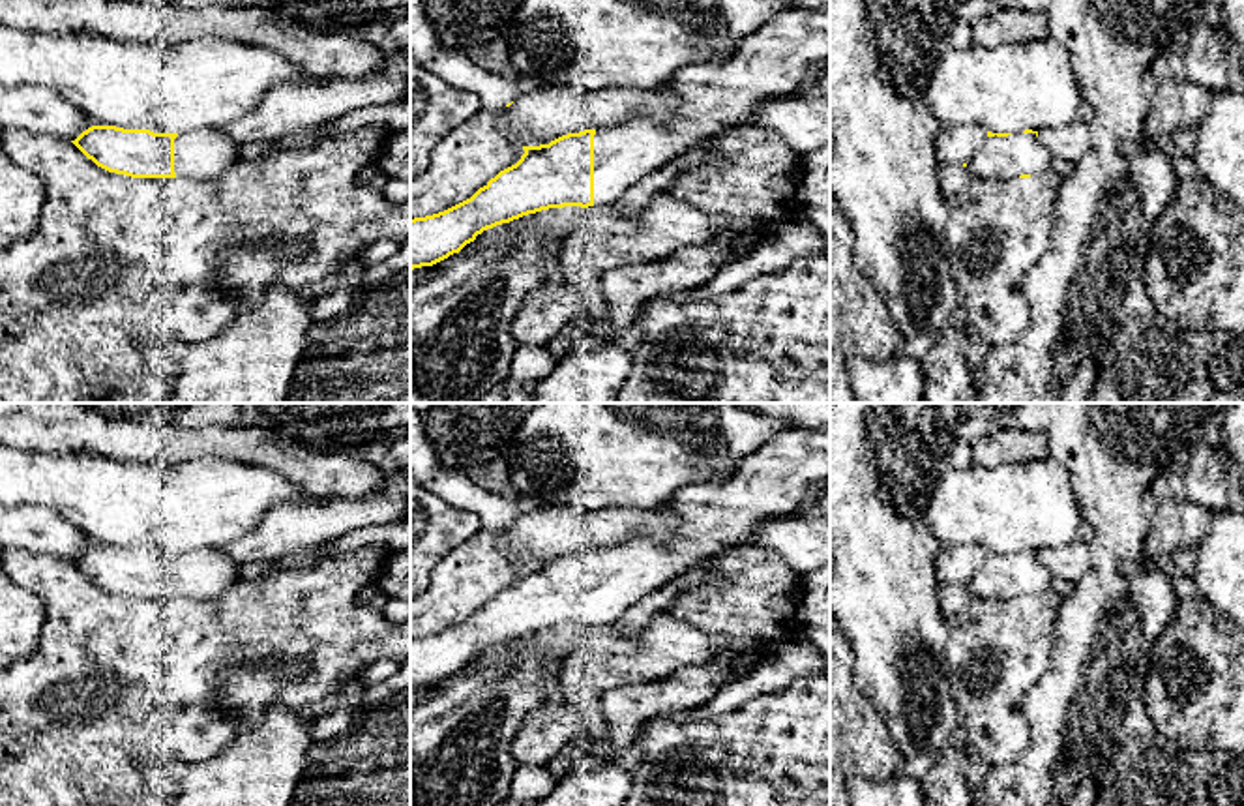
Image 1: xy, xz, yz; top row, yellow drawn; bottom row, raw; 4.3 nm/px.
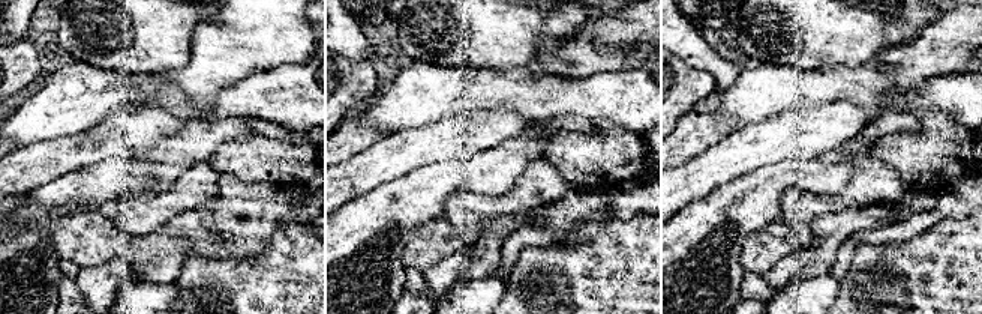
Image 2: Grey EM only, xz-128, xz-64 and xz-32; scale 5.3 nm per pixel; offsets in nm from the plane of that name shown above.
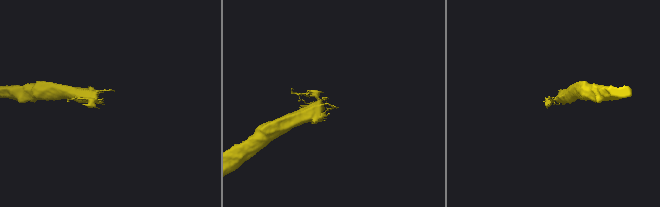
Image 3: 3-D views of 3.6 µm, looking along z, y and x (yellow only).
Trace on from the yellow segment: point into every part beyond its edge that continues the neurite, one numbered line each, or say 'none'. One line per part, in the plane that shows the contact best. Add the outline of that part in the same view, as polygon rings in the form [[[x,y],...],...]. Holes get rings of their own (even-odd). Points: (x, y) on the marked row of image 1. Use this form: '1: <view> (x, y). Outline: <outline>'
1: xz (769, 64). Outline: [[[830,6],[781,9],[723,62],[682,66],[667,82],[680,101],[667,126],[633,114],[596,129],[594,204],[611,206],[671,159],[746,122],[763,101],[798,94],[806,71],[826,62]]]

